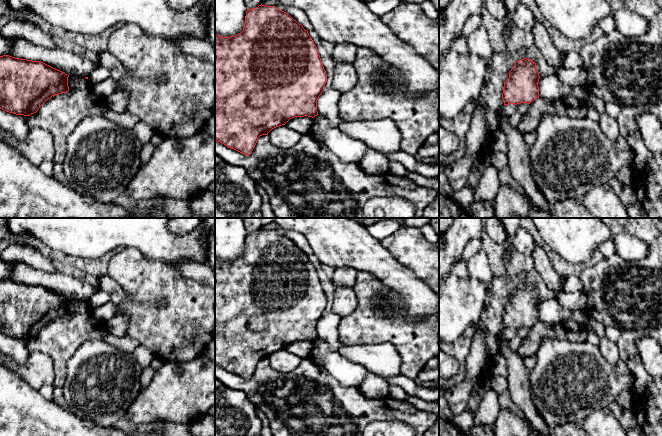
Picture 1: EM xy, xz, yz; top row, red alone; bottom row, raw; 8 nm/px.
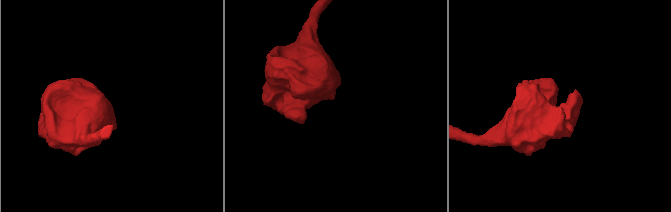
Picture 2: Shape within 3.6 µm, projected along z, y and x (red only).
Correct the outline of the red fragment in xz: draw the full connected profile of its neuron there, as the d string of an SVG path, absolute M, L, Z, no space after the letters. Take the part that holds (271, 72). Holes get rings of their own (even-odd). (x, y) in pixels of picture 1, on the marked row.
M259 5L256 8L247 9L243 31L236 36L221 37L215 33L215 142L220 142L228 148L234 149L244 155L250 155L262 135L279 126L285 125L294 117L312 117L318 115L317 100L324 91L327 82L327 74L321 61L317 47L308 31L303 28L289 14L276 6Z

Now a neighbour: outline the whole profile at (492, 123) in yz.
M482 100L482 104L484 106L486 121L487 121L487 129L489 134L493 134L498 131L498 120L496 114L489 109L486 103Z

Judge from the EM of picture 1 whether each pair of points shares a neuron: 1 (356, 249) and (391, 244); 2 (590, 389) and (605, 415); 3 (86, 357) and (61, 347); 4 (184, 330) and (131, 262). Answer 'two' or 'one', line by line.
1: two
2: two
3: two
4: one

